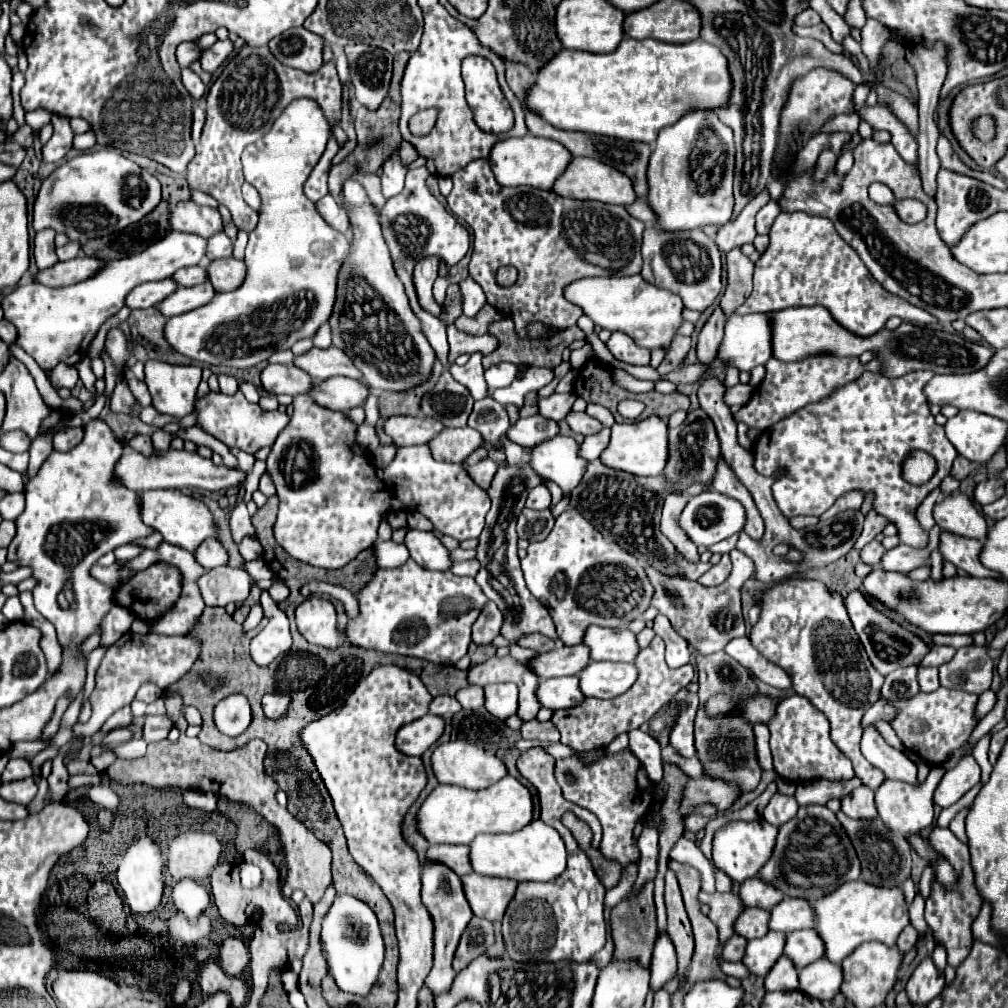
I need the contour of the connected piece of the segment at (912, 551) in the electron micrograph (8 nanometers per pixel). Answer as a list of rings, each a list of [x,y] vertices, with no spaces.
[[[898,544],[896,548],[888,550],[882,558],[882,568],[894,570],[894,572],[912,572],[914,568],[920,568],[926,558],[930,556],[928,548],[912,548],[906,544]]]

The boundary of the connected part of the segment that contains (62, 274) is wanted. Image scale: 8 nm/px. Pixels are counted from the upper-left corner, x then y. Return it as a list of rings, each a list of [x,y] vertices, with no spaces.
[[[78,256],[78,258],[66,260],[66,262],[58,262],[56,266],[38,272],[34,276],[34,280],[44,286],[50,286],[50,288],[70,286],[70,284],[78,284],[78,282],[90,278],[90,274],[94,274],[94,270],[98,270],[98,266],[102,266],[102,262],[98,262],[96,258]]]

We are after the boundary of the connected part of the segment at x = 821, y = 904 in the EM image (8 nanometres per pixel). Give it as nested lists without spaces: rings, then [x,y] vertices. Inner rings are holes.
[[[862,880],[846,882],[832,894],[816,900],[812,904],[816,914],[816,932],[824,942],[824,958],[840,964],[846,954],[864,942],[882,942],[886,946],[896,946],[898,934],[910,924],[908,906],[900,888],[878,888]]]

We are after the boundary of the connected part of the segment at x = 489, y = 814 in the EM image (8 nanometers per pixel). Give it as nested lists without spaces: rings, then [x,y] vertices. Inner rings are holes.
[[[504,776],[490,788],[484,790],[466,790],[458,786],[438,784],[422,802],[416,824],[418,832],[430,844],[470,844],[476,834],[500,834],[516,832],[532,820],[532,796],[526,786],[516,778]]]

